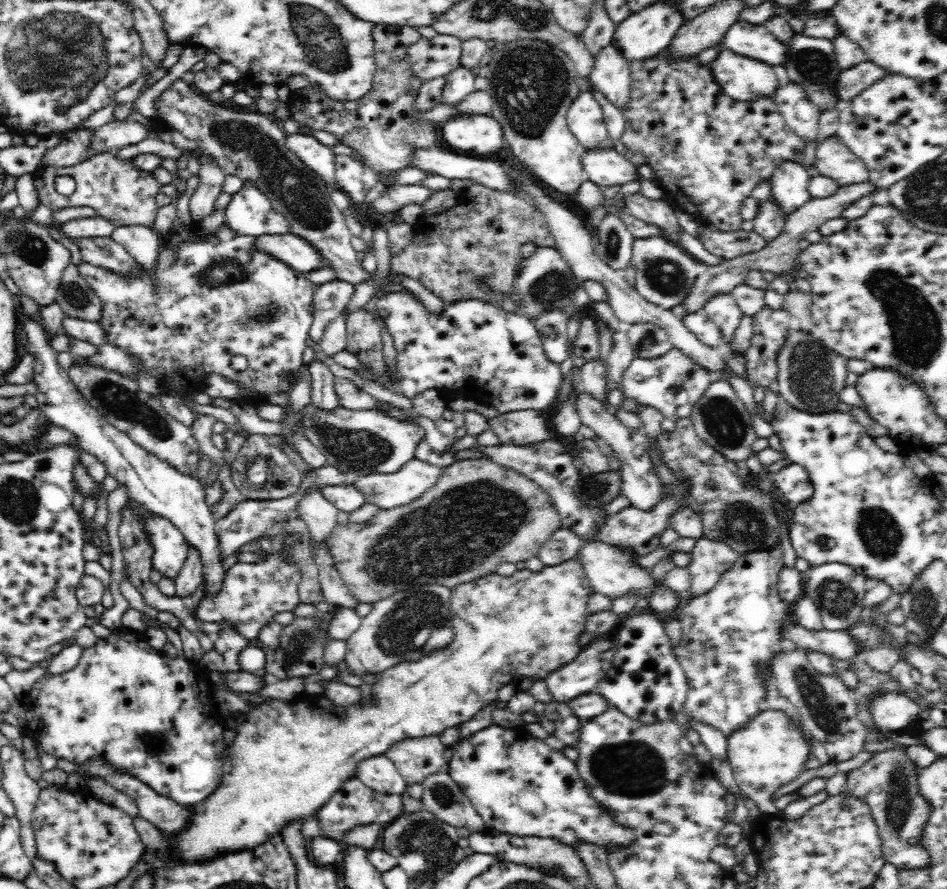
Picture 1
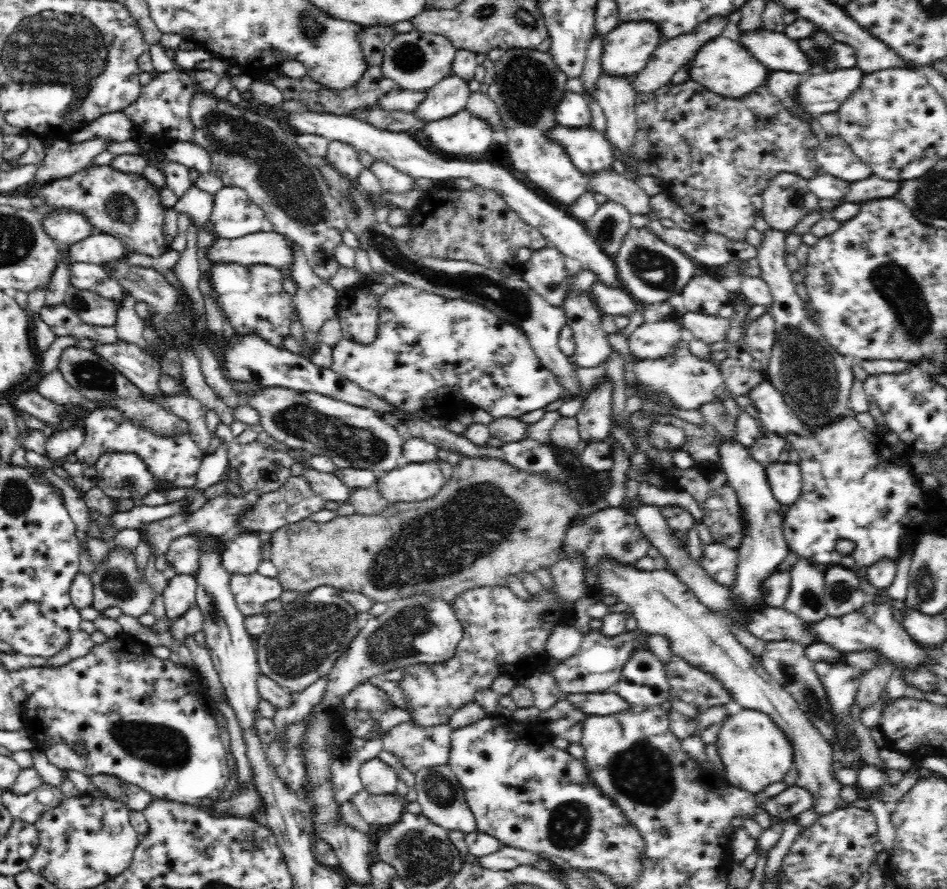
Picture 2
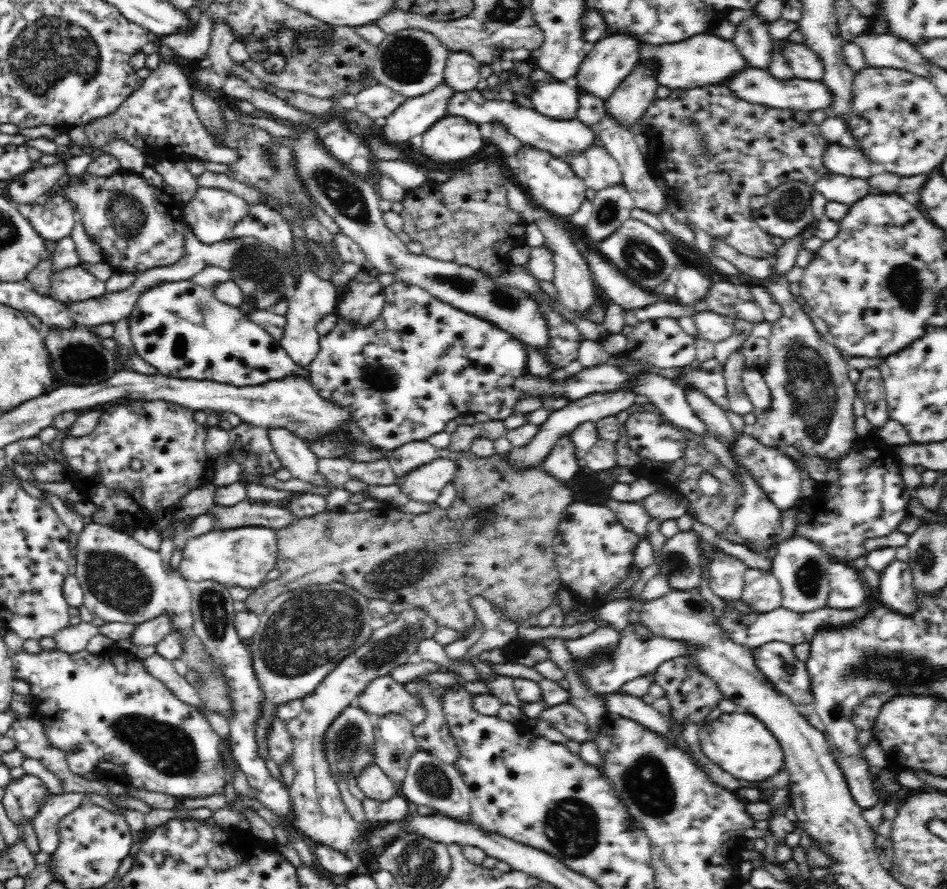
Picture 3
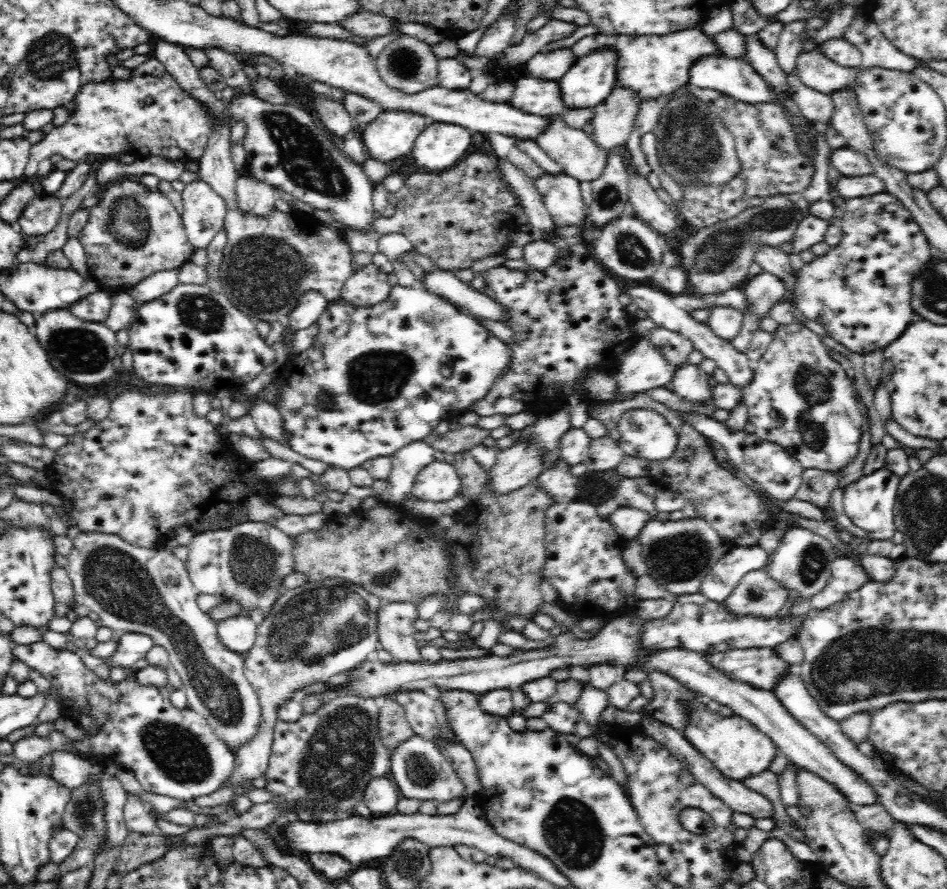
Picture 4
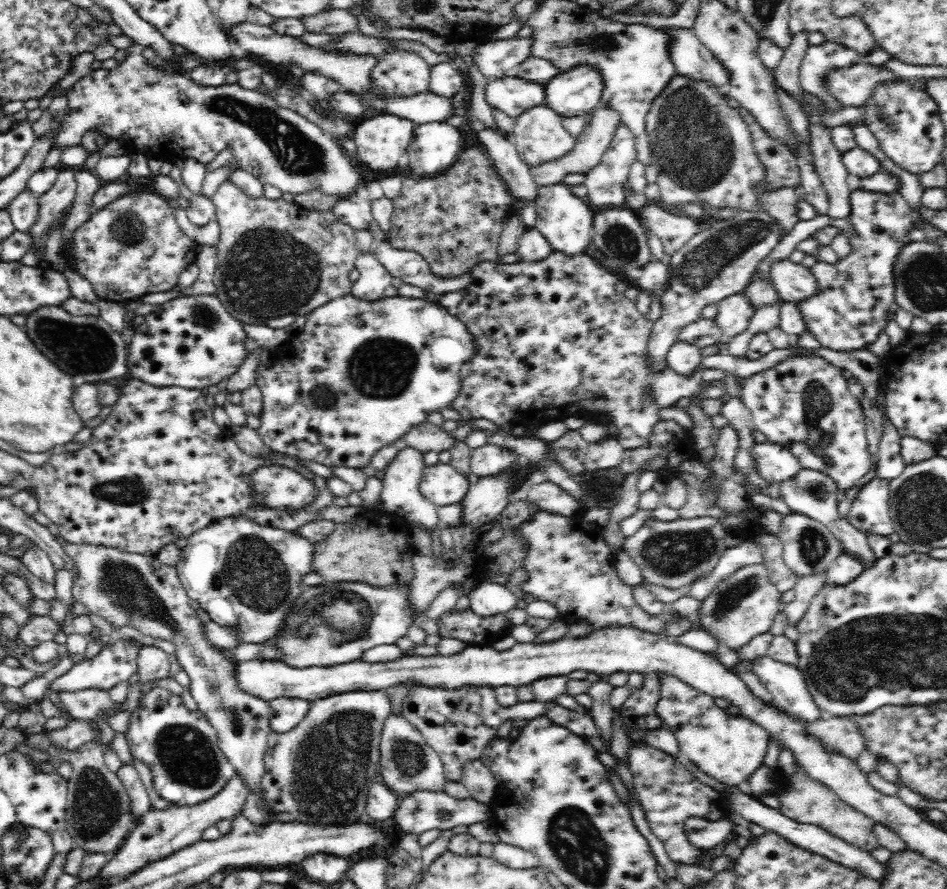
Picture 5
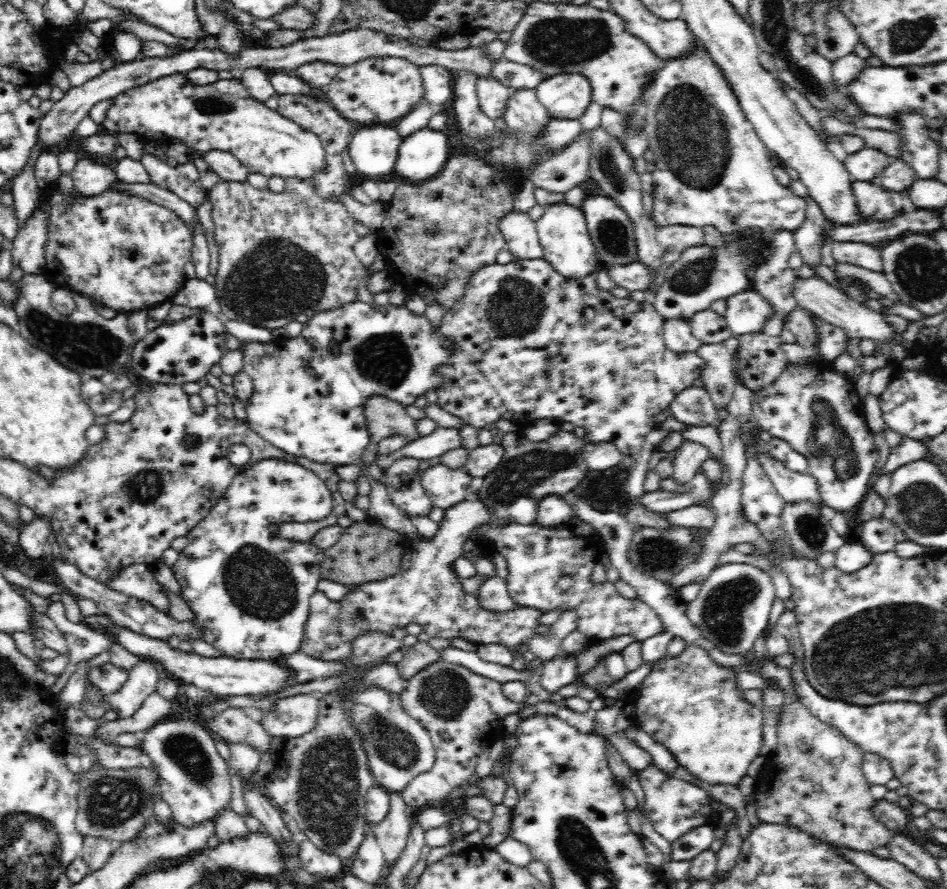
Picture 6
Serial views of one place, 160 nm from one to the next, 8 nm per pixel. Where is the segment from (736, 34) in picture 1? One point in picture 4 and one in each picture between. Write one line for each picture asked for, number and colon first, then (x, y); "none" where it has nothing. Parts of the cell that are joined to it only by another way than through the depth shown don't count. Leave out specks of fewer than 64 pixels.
2: (775, 51)
3: (806, 64)
4: (817, 72)

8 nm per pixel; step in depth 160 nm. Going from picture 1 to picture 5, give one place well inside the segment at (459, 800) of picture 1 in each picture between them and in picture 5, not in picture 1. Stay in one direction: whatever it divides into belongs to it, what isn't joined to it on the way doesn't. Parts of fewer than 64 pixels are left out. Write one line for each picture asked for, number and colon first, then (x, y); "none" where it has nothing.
2: (442, 799)
3: (428, 781)
4: (421, 771)
5: (407, 764)

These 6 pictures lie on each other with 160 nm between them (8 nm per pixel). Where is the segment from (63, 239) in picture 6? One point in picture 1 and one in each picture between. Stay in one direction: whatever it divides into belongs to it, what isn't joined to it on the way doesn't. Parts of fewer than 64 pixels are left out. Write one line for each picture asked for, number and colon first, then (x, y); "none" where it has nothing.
1: (118, 192)
2: (125, 205)
3: (137, 226)
4: (133, 232)
5: (132, 247)

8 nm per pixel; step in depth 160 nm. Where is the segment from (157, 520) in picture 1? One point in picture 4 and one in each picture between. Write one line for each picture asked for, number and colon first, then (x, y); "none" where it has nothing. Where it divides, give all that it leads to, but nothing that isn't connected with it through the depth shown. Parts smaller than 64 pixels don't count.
2: (184, 553)
3: (242, 557)
4: (245, 564)

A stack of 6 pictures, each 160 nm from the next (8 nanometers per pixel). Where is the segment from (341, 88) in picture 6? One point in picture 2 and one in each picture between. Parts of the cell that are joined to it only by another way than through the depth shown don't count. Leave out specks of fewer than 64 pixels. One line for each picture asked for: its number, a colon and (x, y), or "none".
2: (415, 60)
3: (411, 62)
4: (407, 64)
5: (402, 73)

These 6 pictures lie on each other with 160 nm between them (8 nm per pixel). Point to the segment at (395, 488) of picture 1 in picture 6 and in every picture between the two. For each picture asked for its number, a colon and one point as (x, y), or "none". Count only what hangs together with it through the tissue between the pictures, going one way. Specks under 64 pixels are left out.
2: (411, 482)
3: (424, 484)
4: (439, 481)
5: (443, 485)
6: (446, 487)

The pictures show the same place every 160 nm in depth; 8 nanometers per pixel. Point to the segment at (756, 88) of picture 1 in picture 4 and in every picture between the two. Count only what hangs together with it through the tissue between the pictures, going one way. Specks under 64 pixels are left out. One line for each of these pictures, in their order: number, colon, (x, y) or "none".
2: (723, 66)
3: (705, 58)
4: (652, 66)

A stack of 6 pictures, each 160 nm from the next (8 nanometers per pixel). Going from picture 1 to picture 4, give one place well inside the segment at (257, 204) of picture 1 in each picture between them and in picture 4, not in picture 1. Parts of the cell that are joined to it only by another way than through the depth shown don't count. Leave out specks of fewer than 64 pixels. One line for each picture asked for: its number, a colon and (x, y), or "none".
2: (234, 215)
3: (209, 214)
4: (203, 216)

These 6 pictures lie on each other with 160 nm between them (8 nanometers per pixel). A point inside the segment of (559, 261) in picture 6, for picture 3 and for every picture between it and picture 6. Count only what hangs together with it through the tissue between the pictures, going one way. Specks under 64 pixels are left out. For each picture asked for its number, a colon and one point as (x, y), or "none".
3: (552, 184)
4: (561, 194)
5: (565, 220)

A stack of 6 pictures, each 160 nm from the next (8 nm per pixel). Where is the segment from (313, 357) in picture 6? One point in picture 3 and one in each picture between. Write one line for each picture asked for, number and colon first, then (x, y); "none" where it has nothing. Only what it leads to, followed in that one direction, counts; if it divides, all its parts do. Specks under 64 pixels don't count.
3: (422, 362)
4: (376, 378)
5: (364, 372)

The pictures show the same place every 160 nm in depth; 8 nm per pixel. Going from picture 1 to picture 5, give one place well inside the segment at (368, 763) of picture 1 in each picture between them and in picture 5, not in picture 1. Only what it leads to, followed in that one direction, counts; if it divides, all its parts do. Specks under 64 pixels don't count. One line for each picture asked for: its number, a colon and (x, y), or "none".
2: (378, 778)
3: (374, 783)
4: (381, 796)
5: (382, 803)

